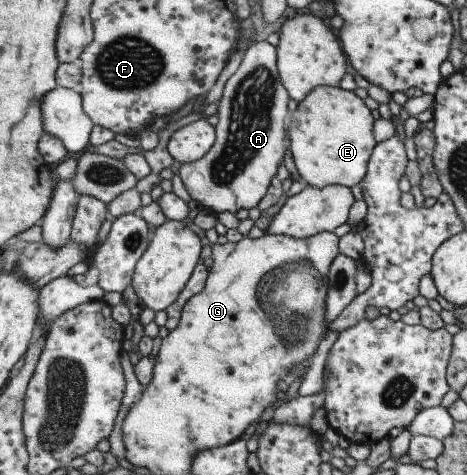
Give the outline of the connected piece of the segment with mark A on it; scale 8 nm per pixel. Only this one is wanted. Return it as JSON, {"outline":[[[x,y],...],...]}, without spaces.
{"outline":[[[267,41],[252,44],[241,60],[237,71],[227,80],[221,98],[217,102],[217,124],[215,127],[215,144],[199,160],[183,163],[180,177],[193,200],[204,208],[204,211],[236,213],[241,208],[249,210],[258,206],[266,195],[270,182],[277,174],[277,168],[283,162],[287,152],[288,140],[285,130],[285,117],[288,116],[287,103],[290,96],[281,82],[276,57],[276,46]]]}

